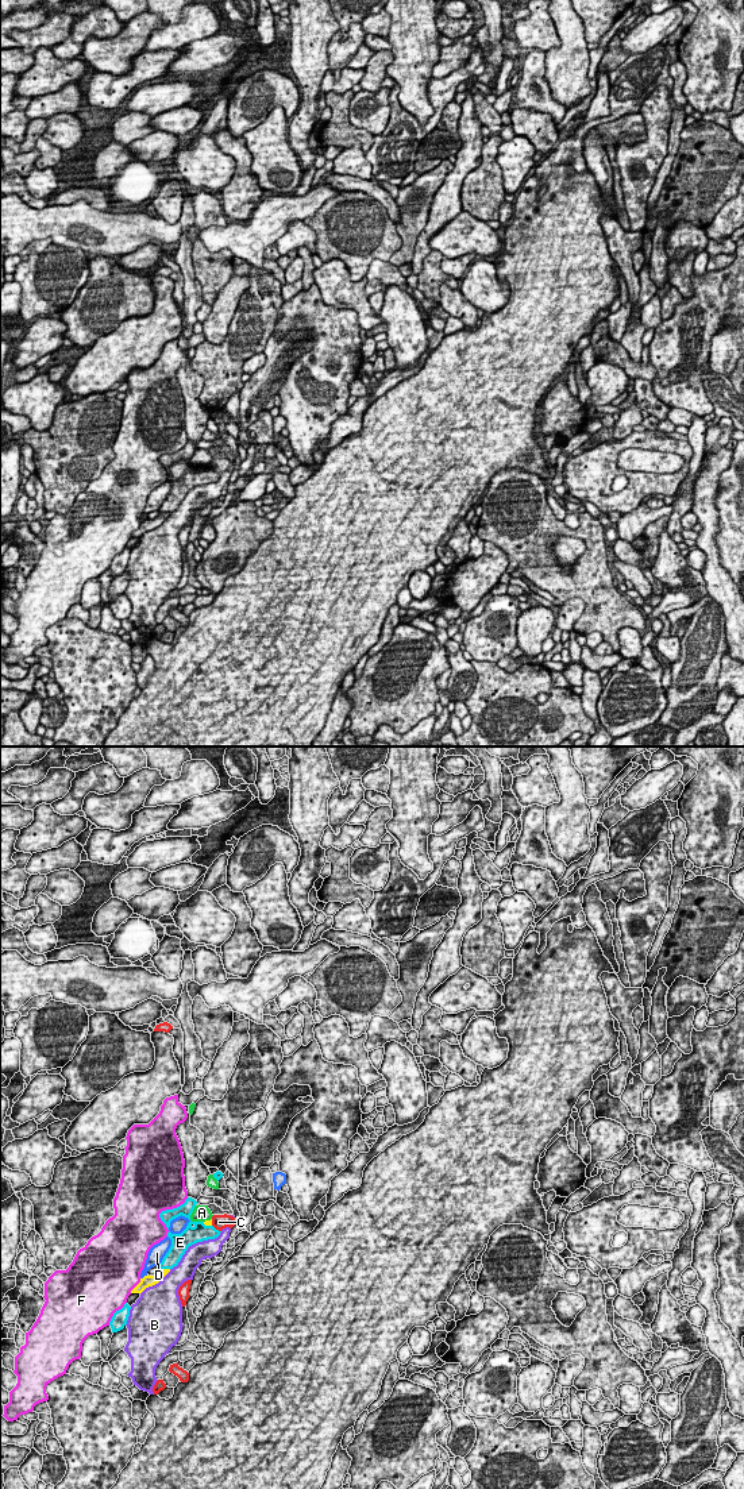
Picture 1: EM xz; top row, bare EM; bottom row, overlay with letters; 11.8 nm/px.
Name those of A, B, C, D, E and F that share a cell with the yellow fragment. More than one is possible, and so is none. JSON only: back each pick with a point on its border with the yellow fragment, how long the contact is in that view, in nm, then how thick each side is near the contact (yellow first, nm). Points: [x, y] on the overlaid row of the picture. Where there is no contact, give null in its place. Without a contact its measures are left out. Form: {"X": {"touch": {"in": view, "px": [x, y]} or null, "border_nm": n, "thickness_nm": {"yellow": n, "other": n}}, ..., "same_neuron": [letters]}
{"same_neuron": []}

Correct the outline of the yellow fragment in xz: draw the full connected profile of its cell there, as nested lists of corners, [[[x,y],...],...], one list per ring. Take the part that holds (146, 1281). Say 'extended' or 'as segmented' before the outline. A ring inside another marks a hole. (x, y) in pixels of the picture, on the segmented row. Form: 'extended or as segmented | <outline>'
as segmented | [[[163,1269],[154,1276],[144,1276],[140,1282],[131,1291],[131,1293],[142,1293],[146,1288],[153,1287],[162,1281],[162,1278],[170,1272],[170,1269]]]

